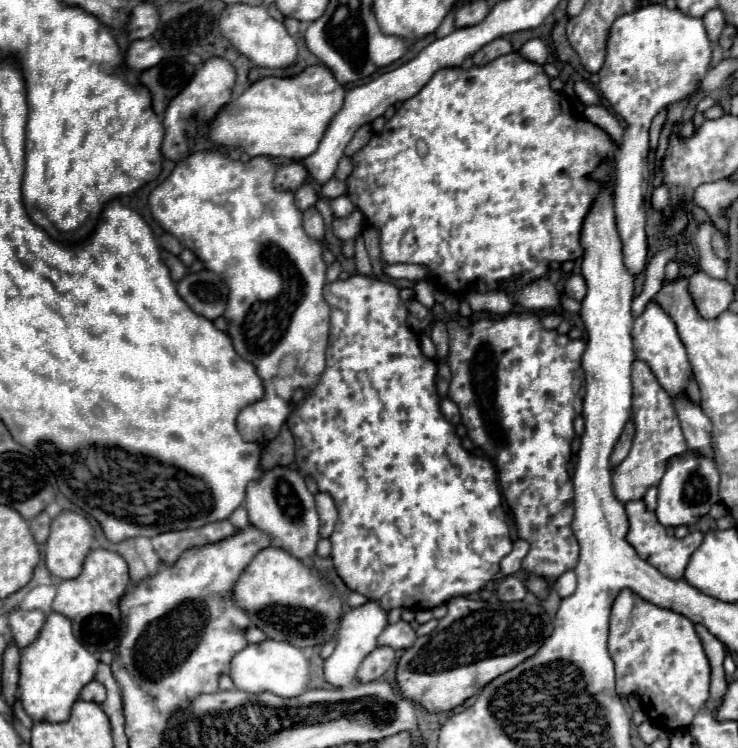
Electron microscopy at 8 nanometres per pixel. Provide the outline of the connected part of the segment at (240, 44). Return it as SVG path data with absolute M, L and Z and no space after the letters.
M230 4L222 10L220 14L220 32L224 34L230 44L250 58L256 66L264 68L284 68L290 66L296 60L296 42L294 38L286 32L284 24L274 20L268 14L268 8L264 6L248 6L248 4Z

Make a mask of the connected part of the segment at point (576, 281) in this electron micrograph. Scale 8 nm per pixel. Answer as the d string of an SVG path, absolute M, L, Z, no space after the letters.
M580 274L570 276L570 278L568 278L568 282L566 282L564 292L566 292L566 296L570 296L570 298L574 298L574 300L582 302L582 300L584 300L584 296L586 296L586 282L584 282L584 278L582 278Z

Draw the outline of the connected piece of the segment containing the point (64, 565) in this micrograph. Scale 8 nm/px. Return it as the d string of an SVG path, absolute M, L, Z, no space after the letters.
M62 512L52 520L46 540L46 568L56 580L72 580L80 574L84 556L90 552L94 530L76 512Z

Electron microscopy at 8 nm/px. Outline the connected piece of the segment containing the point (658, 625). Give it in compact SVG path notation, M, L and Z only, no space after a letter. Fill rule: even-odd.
M626 588L616 596L612 604L608 650L616 664L616 692L620 696L626 696L626 694L638 696L646 716L660 728L666 726L668 730L674 730L674 728L690 726L696 712L708 700L710 664L704 654L702 642L694 630L694 624L686 616L674 610L650 604L644 598L640 598L636 592Z

